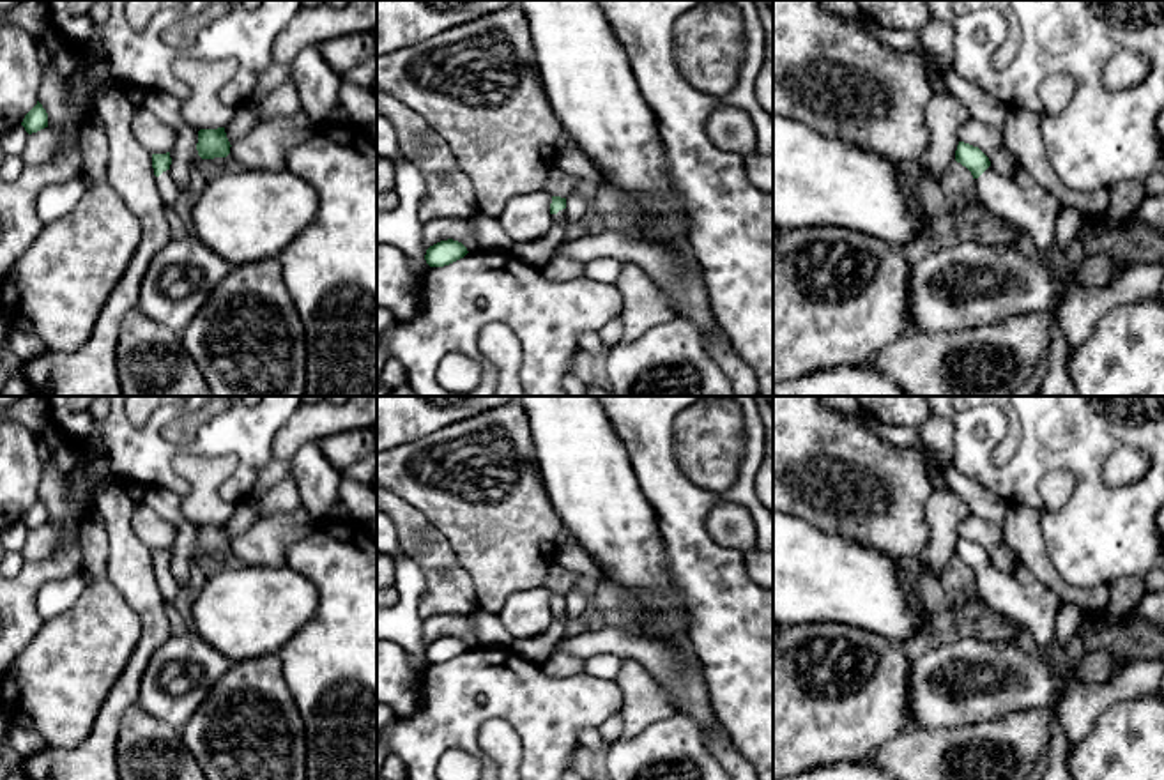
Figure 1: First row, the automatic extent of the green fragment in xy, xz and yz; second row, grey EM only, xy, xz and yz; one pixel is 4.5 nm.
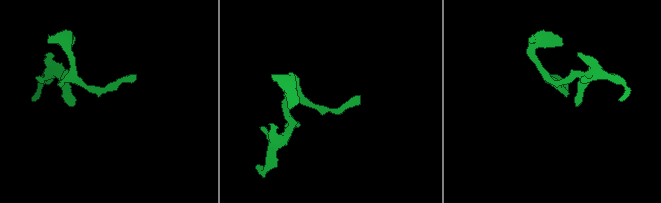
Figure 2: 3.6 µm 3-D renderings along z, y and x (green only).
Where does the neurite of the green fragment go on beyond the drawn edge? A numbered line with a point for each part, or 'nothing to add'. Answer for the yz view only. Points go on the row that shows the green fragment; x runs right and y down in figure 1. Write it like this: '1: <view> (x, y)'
1: yz (1033, 211)

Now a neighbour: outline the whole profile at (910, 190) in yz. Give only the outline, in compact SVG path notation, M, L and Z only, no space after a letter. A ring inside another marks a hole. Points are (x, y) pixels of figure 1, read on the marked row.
M900 166L897 168L897 177L899 177L899 184L902 187L902 193L906 196L909 212L915 218L929 216L925 205L920 200L918 187L913 182L913 179Z

